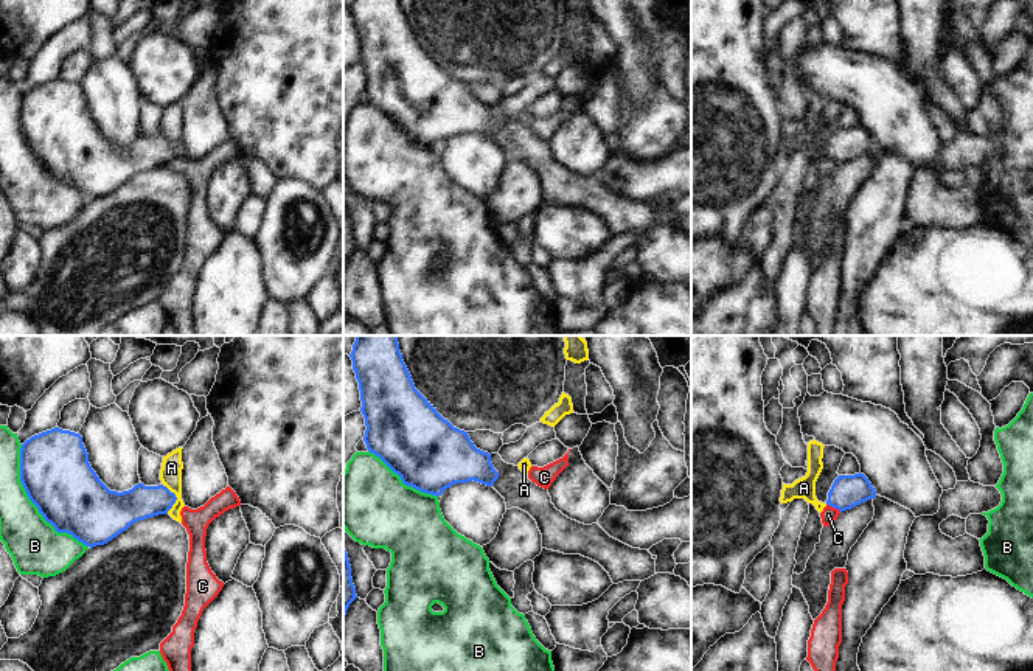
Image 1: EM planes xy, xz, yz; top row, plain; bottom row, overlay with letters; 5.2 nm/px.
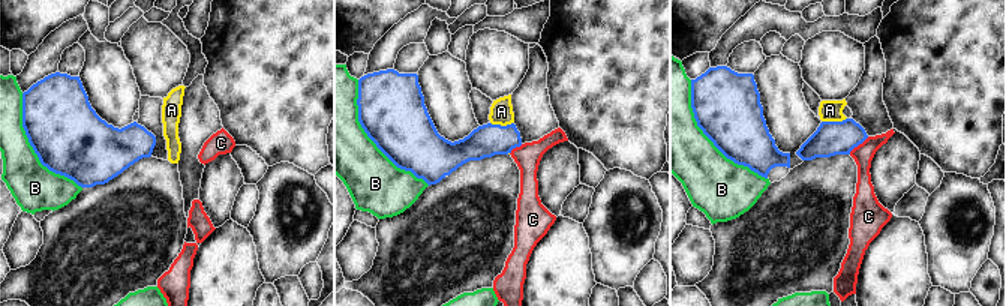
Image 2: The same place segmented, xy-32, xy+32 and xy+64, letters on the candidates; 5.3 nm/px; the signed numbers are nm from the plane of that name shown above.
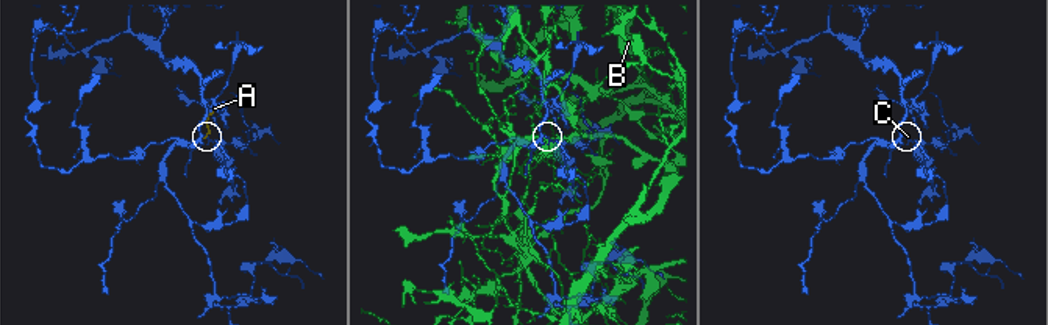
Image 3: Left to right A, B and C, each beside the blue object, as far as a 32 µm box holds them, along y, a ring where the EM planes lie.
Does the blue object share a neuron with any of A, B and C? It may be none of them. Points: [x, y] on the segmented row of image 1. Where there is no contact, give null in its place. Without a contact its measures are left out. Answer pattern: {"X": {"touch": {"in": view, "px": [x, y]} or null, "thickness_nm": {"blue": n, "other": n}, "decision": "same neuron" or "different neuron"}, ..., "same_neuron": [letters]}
{"A": {"touch": {"in": "xy", "px": [176, 497]}, "thickness_nm": {"blue": 170, "other": 110}, "decision": "different neuron"}, "B": {"touch": {"in": "xy", "px": [33, 502]}, "thickness_nm": {"blue": 360, "other": 280}, "decision": "different neuron"}, "C": {"touch": {"in": "yz", "px": [834, 507]}, "thickness_nm": {"blue": 170, "other": 80}, "decision": "different neuron"}, "same_neuron": []}

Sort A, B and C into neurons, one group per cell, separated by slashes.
A C / B

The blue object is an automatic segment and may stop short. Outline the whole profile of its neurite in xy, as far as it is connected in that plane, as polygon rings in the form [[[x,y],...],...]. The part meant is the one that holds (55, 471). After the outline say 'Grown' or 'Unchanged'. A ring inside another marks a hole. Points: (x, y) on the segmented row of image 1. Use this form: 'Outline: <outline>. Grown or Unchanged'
Outline: [[[59,427],[22,444],[20,482],[57,533],[68,533],[90,548],[138,520],[168,514],[177,500],[163,485],[110,491],[92,469],[82,436]]]. Unchanged

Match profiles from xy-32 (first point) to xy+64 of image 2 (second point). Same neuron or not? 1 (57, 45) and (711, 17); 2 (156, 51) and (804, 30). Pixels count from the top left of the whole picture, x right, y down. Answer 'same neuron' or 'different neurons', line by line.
1: different neurons
2: different neurons

